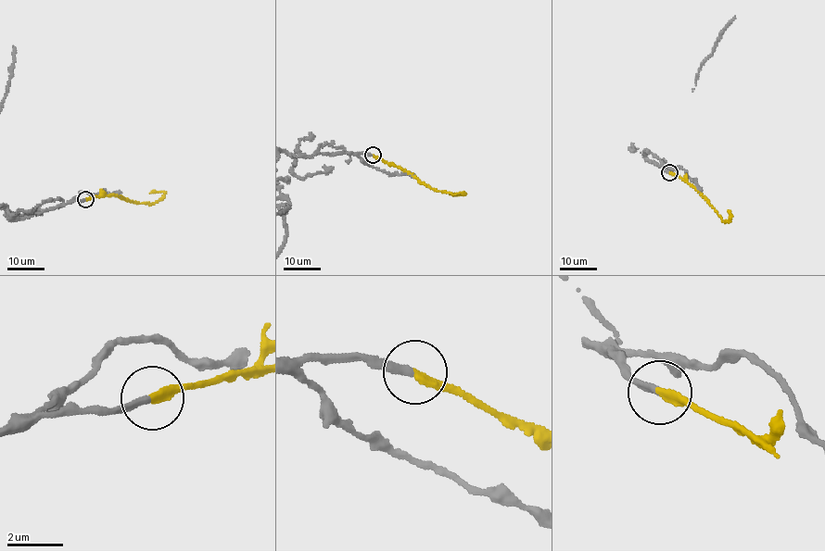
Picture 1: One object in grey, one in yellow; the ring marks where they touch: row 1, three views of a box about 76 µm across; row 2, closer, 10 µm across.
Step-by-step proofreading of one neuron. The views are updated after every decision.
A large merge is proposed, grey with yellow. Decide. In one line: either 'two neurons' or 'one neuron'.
one neuron

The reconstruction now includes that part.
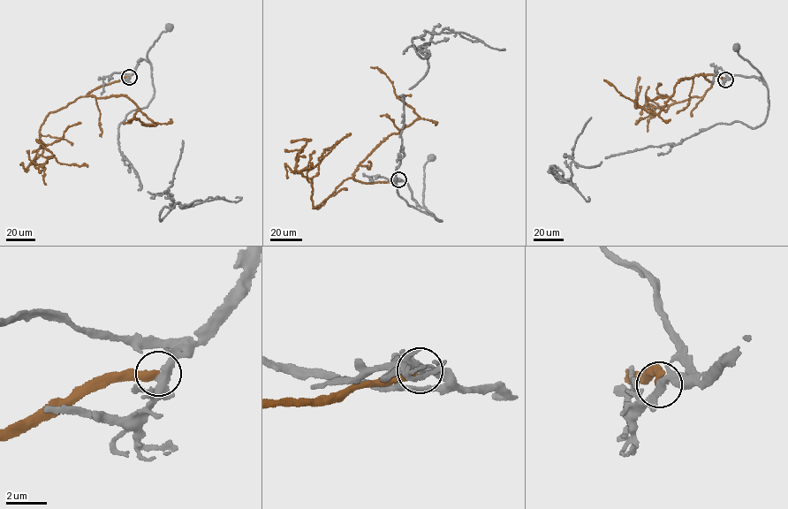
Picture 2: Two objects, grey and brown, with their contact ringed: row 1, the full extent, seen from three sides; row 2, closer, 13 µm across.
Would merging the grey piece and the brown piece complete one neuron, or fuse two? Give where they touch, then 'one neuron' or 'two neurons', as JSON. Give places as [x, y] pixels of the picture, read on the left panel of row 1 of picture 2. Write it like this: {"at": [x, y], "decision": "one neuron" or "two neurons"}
{"at": [129, 77], "decision": "two neurons"}

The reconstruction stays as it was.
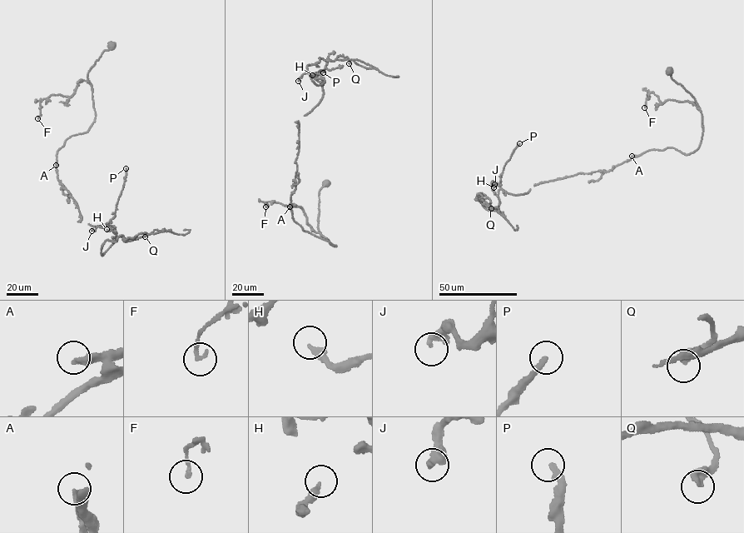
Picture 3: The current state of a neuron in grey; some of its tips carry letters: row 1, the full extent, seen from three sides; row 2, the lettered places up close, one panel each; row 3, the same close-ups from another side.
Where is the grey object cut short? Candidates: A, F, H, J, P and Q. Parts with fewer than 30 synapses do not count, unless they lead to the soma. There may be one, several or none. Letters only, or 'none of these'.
P

